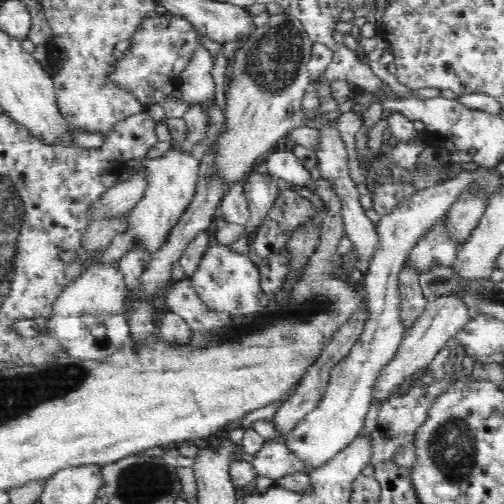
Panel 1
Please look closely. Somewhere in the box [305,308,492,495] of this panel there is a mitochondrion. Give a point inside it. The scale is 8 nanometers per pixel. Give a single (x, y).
(452, 447)

